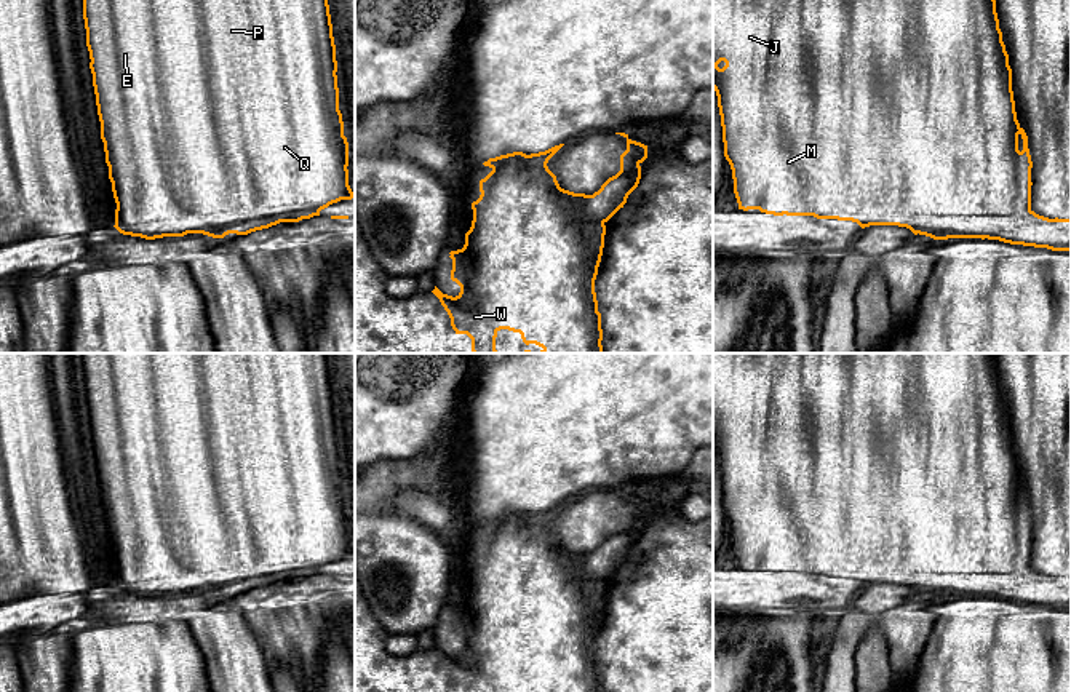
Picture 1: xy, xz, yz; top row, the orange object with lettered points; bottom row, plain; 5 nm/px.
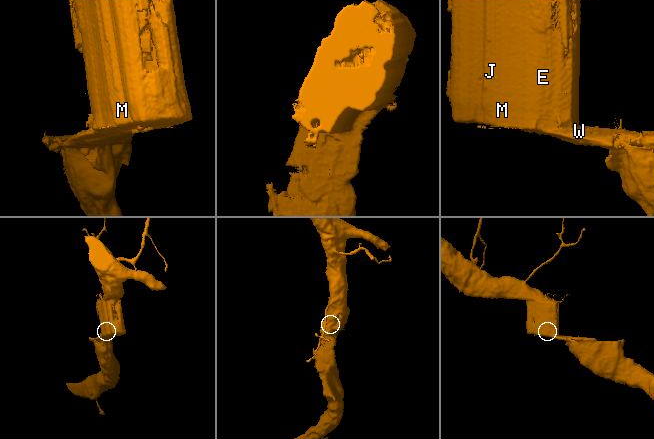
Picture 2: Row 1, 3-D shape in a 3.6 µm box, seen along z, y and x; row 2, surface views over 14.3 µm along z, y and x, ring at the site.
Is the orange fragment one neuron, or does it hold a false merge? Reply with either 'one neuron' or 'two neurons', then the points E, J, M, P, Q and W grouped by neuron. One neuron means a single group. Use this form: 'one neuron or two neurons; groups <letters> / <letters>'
one neuron; groups E J M P Q W

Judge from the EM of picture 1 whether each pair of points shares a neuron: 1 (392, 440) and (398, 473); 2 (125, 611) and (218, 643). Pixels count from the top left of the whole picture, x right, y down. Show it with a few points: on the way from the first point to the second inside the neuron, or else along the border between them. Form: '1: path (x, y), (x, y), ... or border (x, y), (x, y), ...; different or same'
1: border (402, 459), (379, 459), (371, 464); different
2: path (147, 611), (184, 611), (195, 620); same

